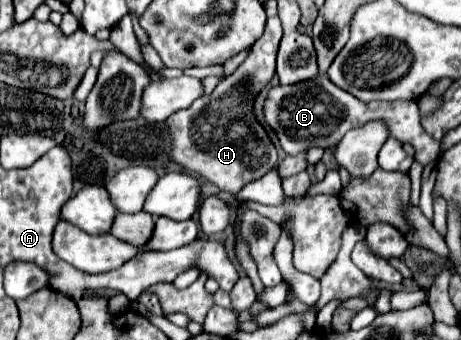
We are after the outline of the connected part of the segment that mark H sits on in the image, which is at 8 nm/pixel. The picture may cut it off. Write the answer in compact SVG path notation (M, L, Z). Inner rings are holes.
M278 16L268 17L264 35L252 45L244 63L228 77L224 77L212 95L196 99L188 109L170 115L166 125L172 131L172 159L192 173L206 177L222 191L238 193L250 181L260 179L278 165L276 147L266 131L252 115L254 97L274 77L276 53L282 37L282 24Z

